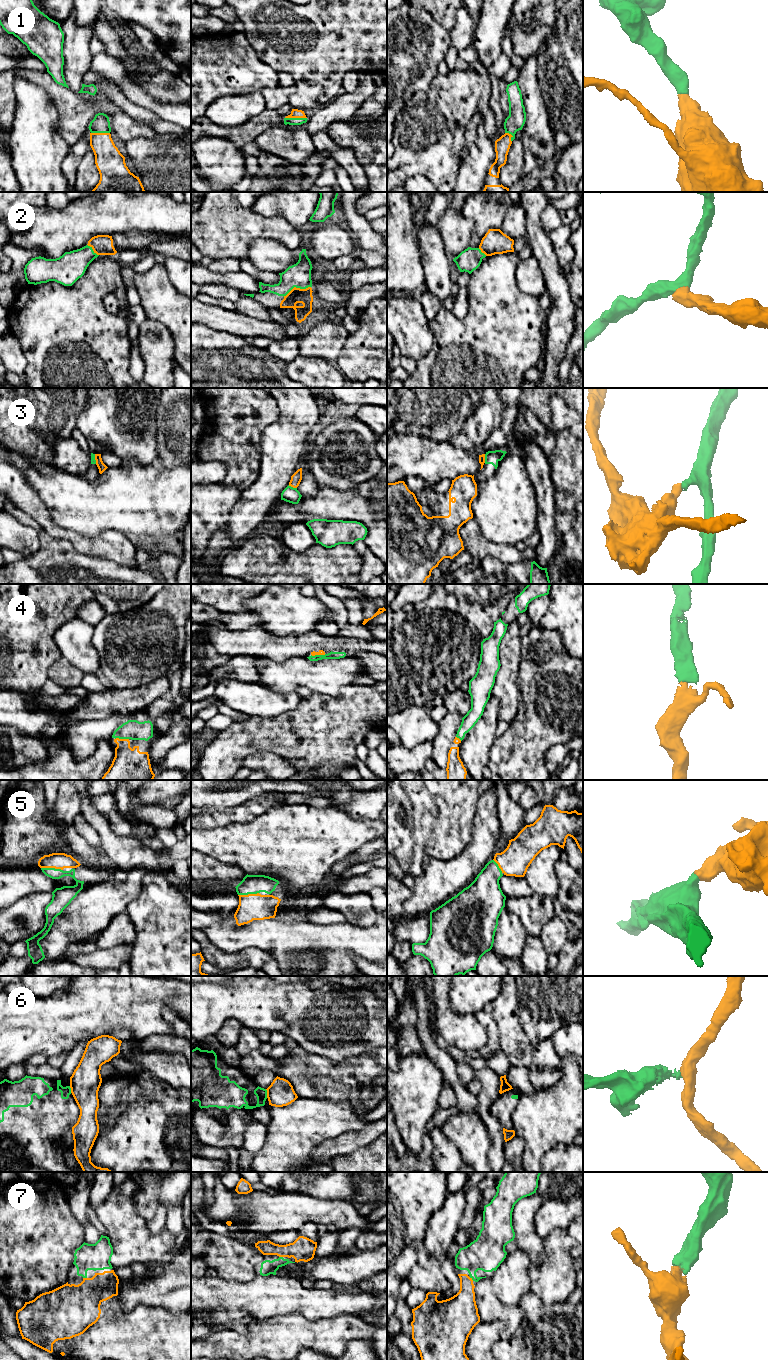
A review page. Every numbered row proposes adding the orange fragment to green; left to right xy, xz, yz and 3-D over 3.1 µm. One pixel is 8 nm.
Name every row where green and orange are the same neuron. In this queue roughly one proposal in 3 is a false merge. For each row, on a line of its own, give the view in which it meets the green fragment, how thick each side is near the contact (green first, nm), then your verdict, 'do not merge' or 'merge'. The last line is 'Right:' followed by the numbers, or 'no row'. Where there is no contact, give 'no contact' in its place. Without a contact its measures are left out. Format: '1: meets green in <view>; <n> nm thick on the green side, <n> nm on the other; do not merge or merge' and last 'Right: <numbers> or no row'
1: meets green in xz; 60 nm thick on the green side, 80 nm on the other; merge
2: meets green in xz; 190 nm thick on the green side, 120 nm on the other; merge
3: meets green in yz; 110 nm thick on the green side, 50 nm on the other; do not merge
4: meets green in xy; 160 nm thick on the green side, 300 nm on the other; merge
5: meets green in xy; 160 nm thick on the green side, 130 nm on the other; merge
6: meets green in xz; 160 nm thick on the green side, 220 nm on the other; do not merge
7: meets green in yz; 280 nm thick on the green side, 220 nm on the other; merge
Right: 1, 2, 4, 5, 7

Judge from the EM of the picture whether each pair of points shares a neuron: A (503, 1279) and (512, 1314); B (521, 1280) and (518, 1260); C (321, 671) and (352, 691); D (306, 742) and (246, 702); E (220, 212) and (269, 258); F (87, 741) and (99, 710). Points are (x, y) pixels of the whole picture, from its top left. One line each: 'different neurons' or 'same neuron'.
A: different neurons
B: same neuron
C: different neurons
D: different neurons
E: different neurons
F: different neurons

